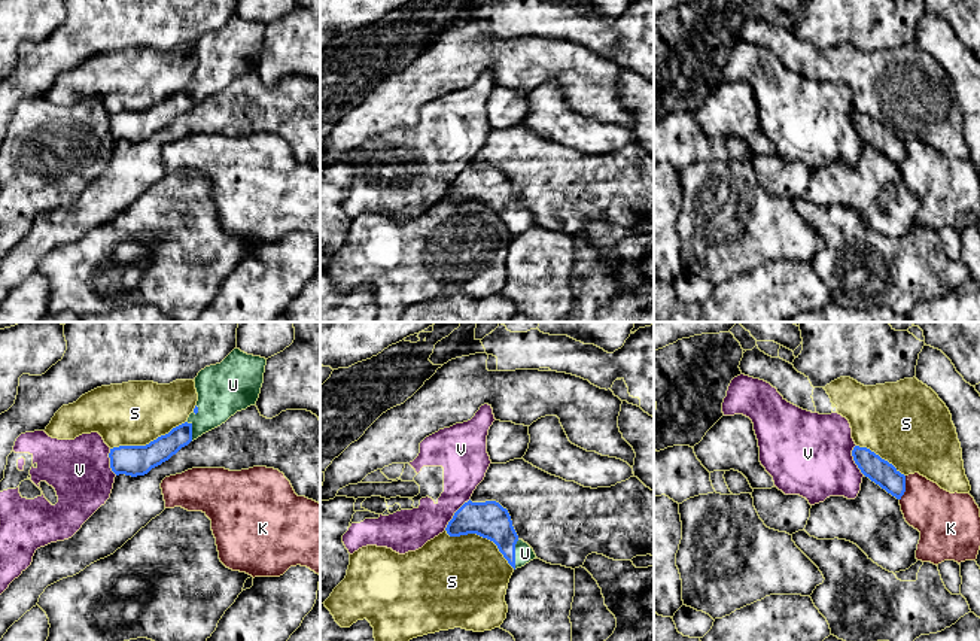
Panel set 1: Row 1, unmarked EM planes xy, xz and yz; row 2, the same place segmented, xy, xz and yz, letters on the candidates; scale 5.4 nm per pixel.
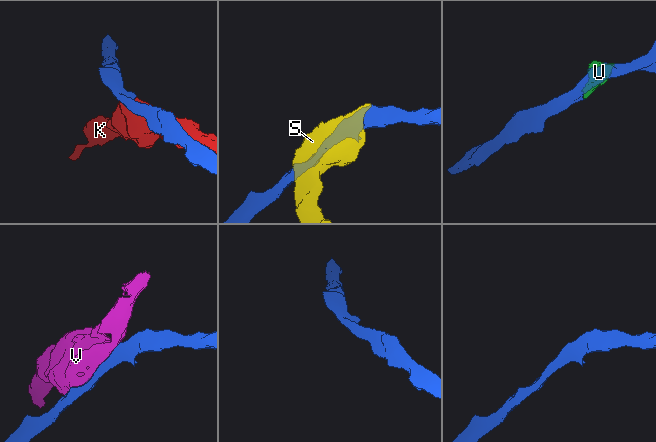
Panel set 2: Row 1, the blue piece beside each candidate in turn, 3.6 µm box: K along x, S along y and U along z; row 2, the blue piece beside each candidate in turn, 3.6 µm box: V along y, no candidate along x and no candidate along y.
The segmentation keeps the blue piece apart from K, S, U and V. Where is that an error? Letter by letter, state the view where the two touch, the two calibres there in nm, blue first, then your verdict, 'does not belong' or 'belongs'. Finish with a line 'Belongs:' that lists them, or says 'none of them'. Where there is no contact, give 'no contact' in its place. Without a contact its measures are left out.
K: yz | 140/280 nm | does not belong
S: xz | 200/460 nm | does not belong
U: xz | 200/100 nm | belongs
V: xz | 200/220 nm | does not belong
Belongs: U

